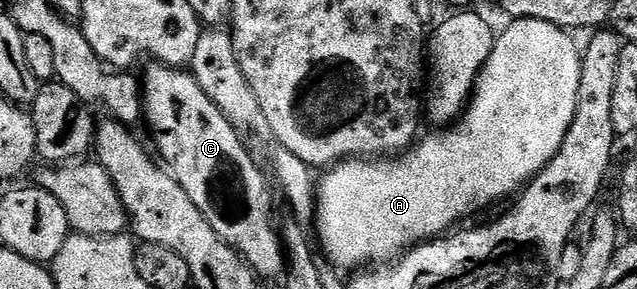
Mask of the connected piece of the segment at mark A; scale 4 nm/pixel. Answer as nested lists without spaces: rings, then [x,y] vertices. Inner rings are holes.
[[[534,20],[531,22],[510,22],[507,25],[507,28],[503,32],[501,30],[500,35],[495,39],[494,49],[491,50],[490,57],[487,58],[487,62],[474,84],[472,99],[457,123],[445,130],[435,131],[438,132],[435,136],[424,137],[425,135],[423,135],[417,143],[407,148],[397,158],[391,160],[386,158],[344,160],[321,173],[322,181],[319,179],[316,184],[316,231],[318,230],[318,236],[322,239],[323,249],[321,248],[321,251],[335,262],[339,269],[354,270],[359,266],[373,265],[375,262],[390,262],[399,254],[405,253],[417,245],[425,244],[449,233],[451,229],[458,226],[453,226],[453,224],[460,223],[465,216],[470,216],[473,212],[478,212],[481,208],[486,208],[489,204],[504,199],[505,196],[513,197],[519,189],[529,184],[534,175],[558,153],[560,142],[564,142],[564,134],[568,134],[568,126],[572,126],[572,118],[576,114],[576,94],[580,90],[580,70],[582,69],[580,48],[574,45],[574,40],[570,37],[573,35],[569,31],[560,29],[555,24]]]

